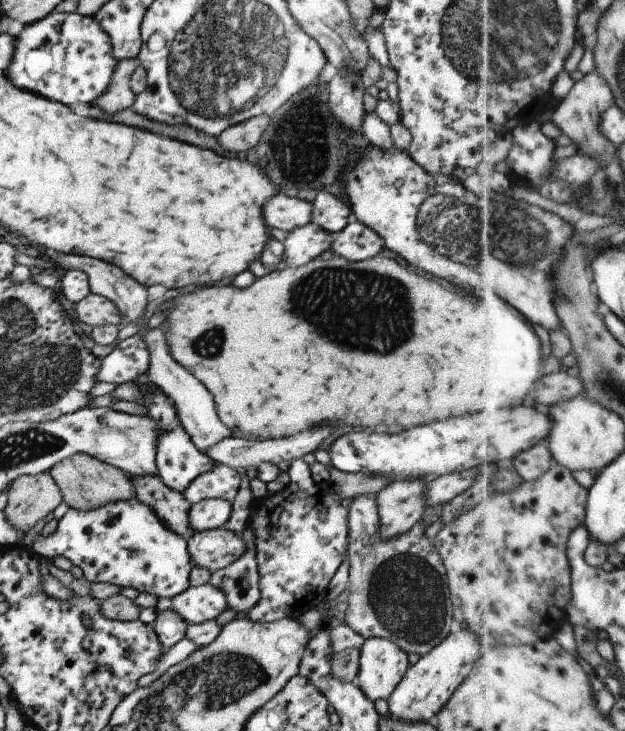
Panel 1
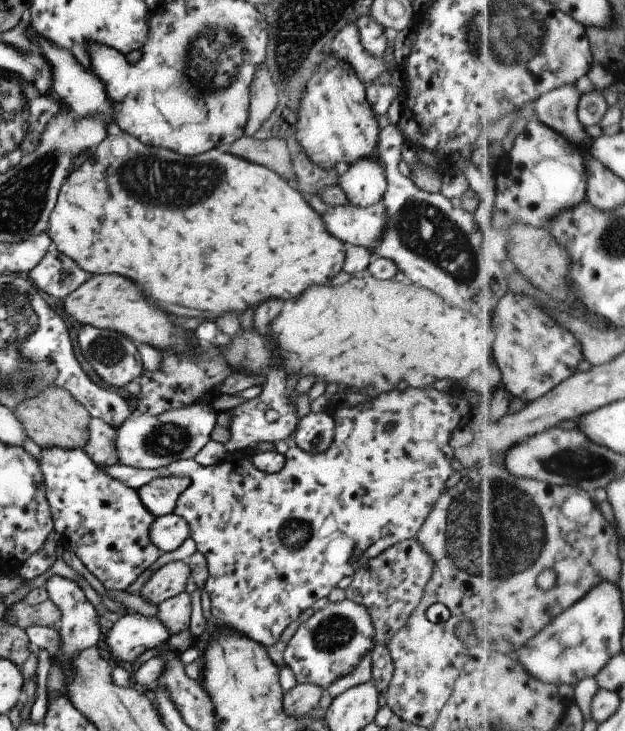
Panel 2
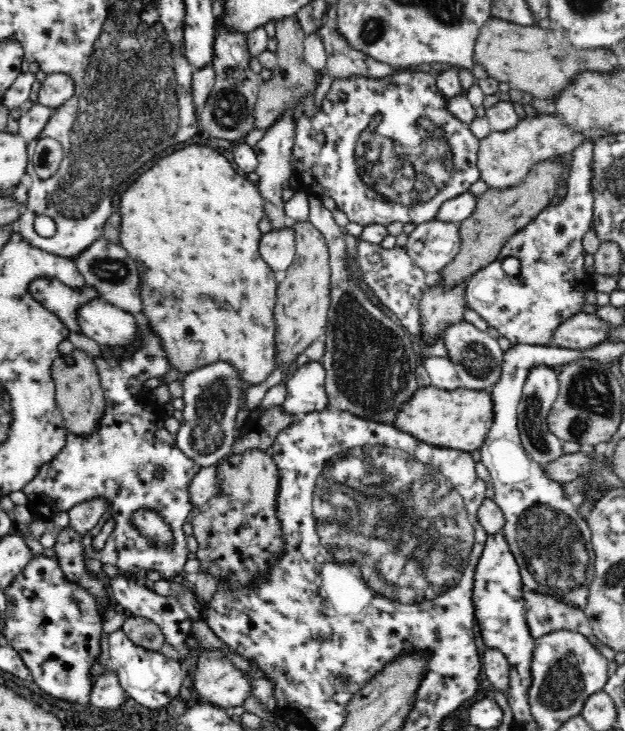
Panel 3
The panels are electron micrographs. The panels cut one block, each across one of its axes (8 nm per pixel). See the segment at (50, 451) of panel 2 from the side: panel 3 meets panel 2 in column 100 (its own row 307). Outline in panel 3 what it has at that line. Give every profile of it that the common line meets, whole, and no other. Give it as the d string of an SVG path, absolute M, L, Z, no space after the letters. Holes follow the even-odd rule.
M586 139L572 153L572 164L568 172L567 194L556 205L548 205L538 216L513 234L502 246L498 258L484 266L466 280L465 299L470 309L482 315L490 327L495 328L502 337L507 338L512 345L524 344L531 346L552 346L554 332L560 324L570 320L572 316L583 313L586 302L586 291L592 287L590 274L584 267L586 252L582 247L582 238L591 227L594 210L594 195L592 190L593 139ZM508 256L520 260L518 274L509 276L504 273L501 262Z

